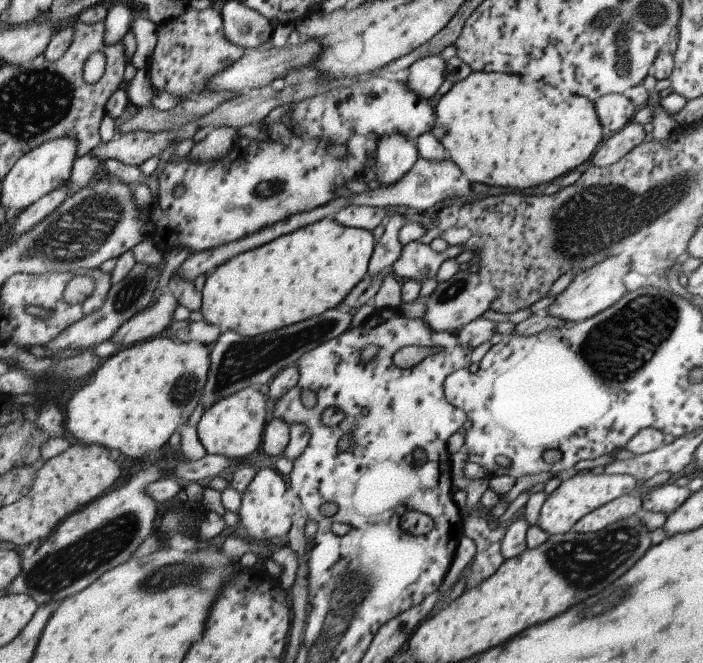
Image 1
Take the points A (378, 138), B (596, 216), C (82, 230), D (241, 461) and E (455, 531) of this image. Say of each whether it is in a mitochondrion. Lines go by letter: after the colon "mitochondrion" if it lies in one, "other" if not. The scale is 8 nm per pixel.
A: other
B: mitochondrion
C: mitochondrion
D: other
E: other

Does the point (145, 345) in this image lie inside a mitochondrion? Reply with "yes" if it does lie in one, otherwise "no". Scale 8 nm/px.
no

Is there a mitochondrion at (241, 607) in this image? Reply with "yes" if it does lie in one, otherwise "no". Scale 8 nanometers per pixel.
no

